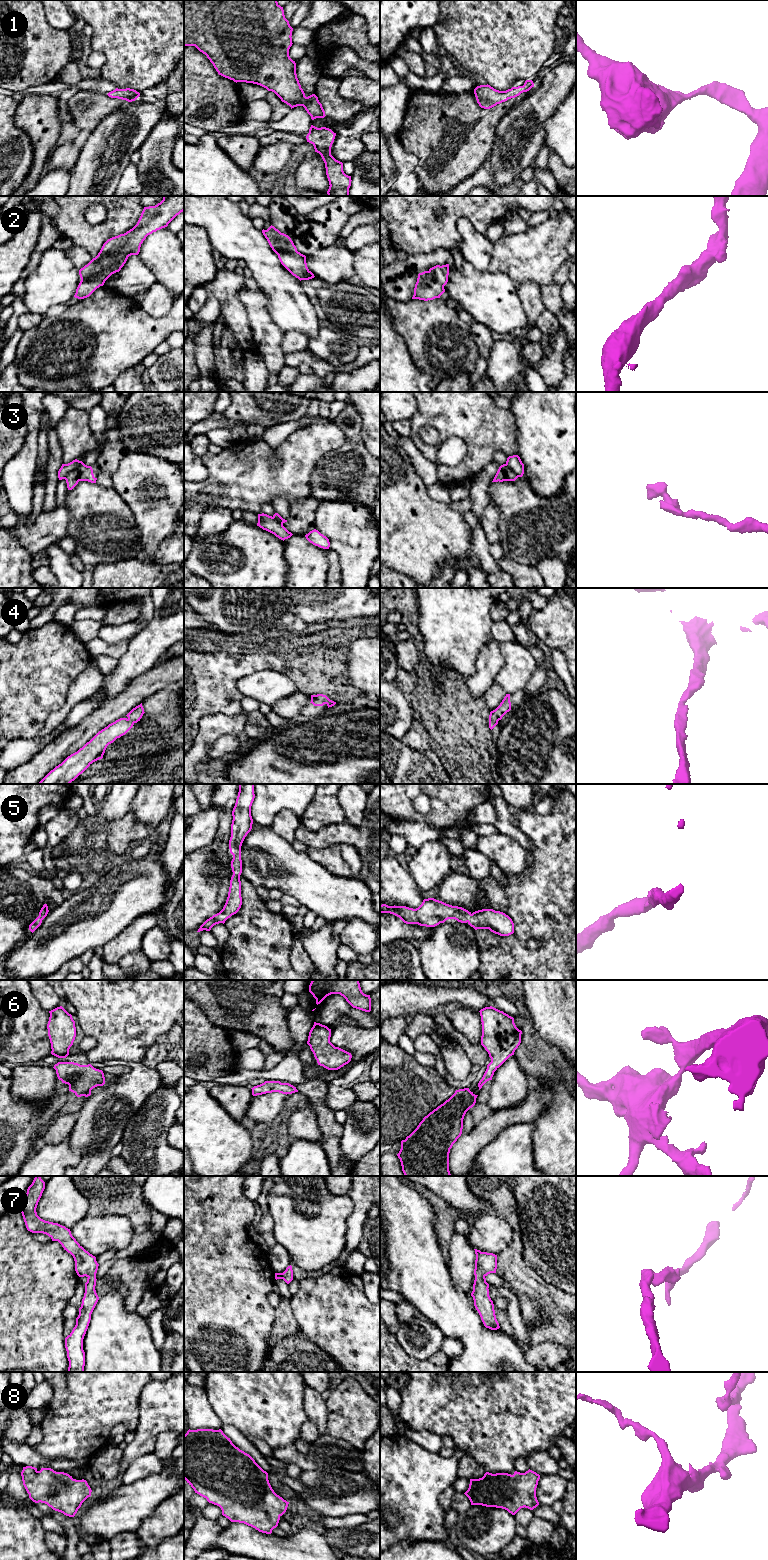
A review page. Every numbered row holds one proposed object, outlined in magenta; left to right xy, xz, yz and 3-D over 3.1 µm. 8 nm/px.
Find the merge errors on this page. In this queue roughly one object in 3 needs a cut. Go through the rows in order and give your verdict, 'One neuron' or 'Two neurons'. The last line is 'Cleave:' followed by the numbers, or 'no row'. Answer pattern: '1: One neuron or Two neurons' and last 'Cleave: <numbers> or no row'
1: One neuron
2: One neuron
3: Two neurons
4: One neuron
5: One neuron
6: One neuron
7: One neuron
8: One neuron
Cleave: 3

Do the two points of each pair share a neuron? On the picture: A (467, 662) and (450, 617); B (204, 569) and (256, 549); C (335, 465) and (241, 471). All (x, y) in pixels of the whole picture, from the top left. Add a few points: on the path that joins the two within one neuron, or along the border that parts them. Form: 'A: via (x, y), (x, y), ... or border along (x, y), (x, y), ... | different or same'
A: via (457, 651), (453, 643), (453, 628) | same
B: via (218, 576), (235, 576), (248, 563) | same
C: border along (333, 450), (326, 453), (314, 468), (310, 489) | different

